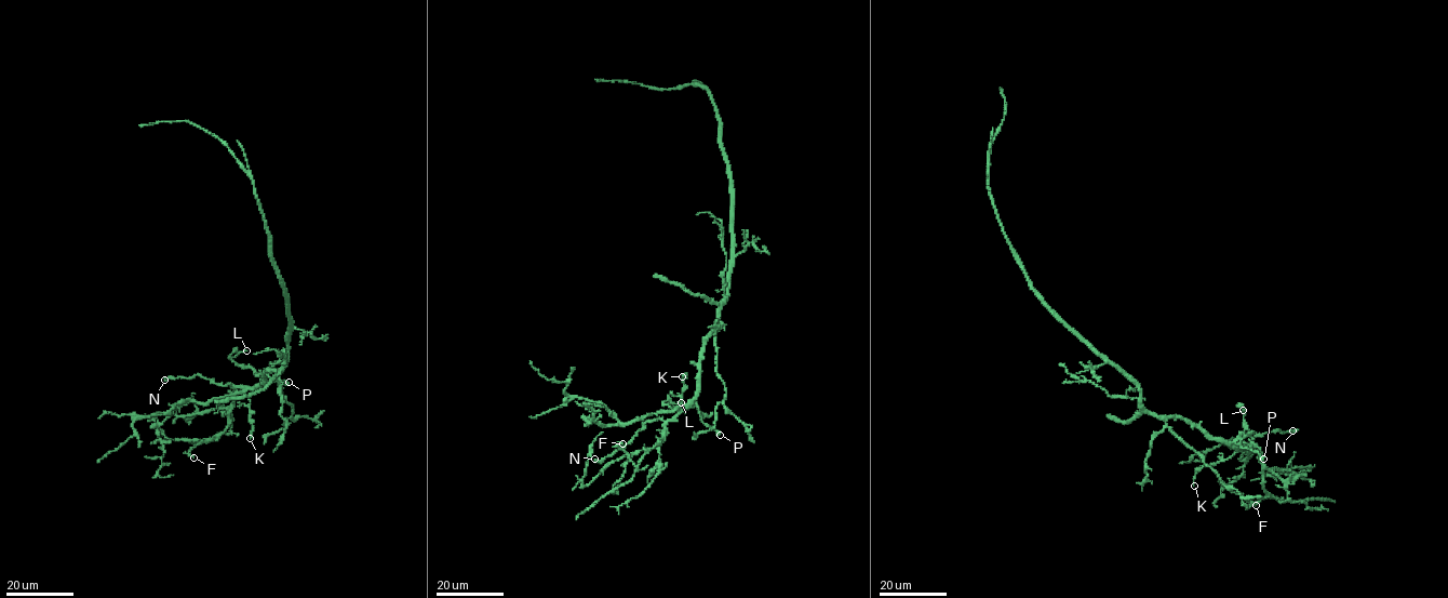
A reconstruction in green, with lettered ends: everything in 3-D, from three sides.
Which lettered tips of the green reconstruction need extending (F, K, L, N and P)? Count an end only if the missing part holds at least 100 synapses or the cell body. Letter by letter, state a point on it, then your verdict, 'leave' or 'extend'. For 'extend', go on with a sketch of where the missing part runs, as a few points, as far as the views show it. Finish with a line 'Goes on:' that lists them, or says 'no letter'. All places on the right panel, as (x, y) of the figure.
F: (1256, 505) | leave
K: (1194, 486) | leave
L: (1243, 410) | leave
N: (1292, 430) | leave
P: (1263, 459) | leave
Goes on: no letter

